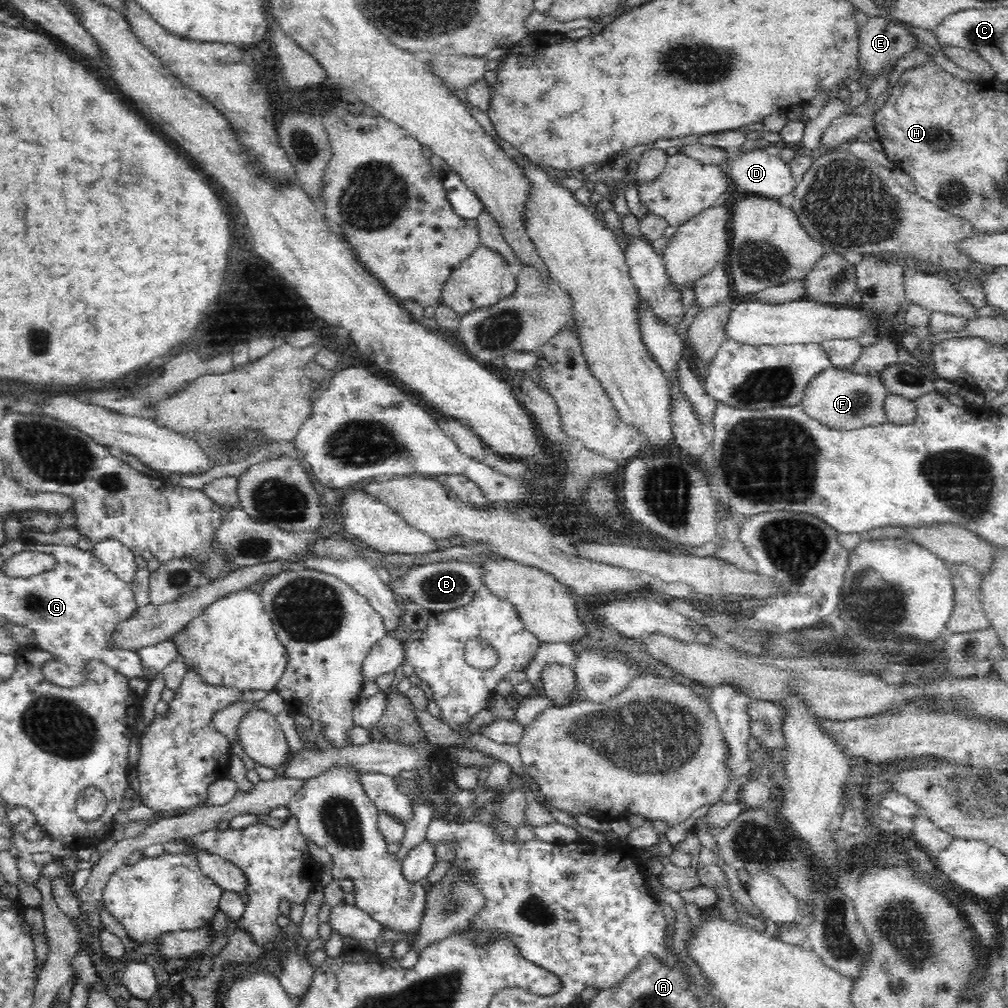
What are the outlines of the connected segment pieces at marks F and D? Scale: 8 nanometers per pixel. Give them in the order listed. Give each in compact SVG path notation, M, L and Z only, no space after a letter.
M831 367L808 381L799 405L828 428L854 430L888 423L884 404L889 394L880 374L868 376Z
M756 150L744 154L736 152L736 155L729 159L725 170L738 192L771 199L780 199L788 194L792 195L798 183L792 174L789 164L784 161L783 157L770 155L764 150Z

